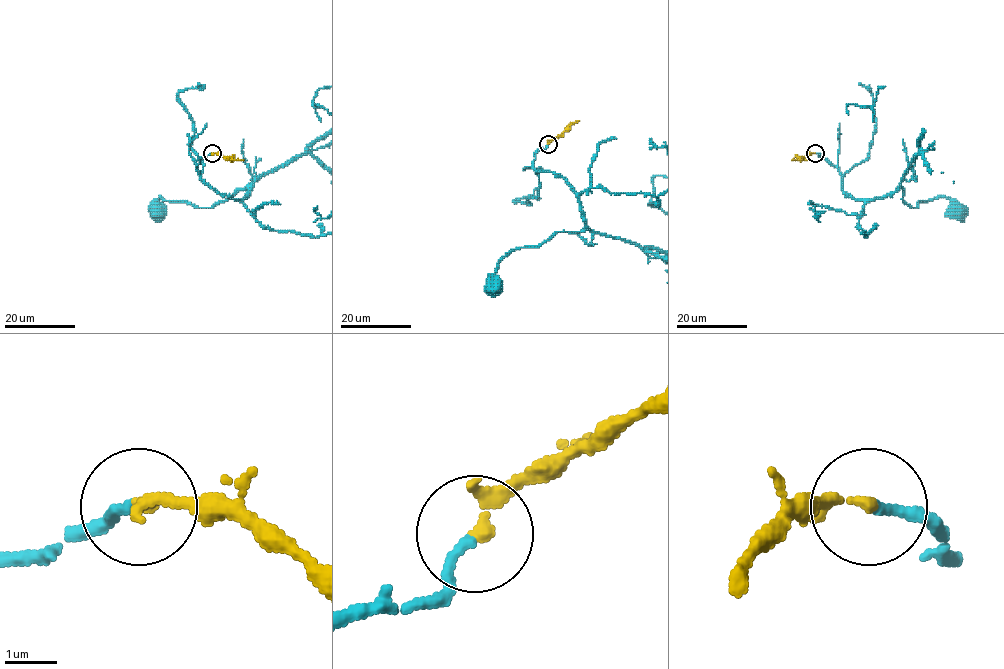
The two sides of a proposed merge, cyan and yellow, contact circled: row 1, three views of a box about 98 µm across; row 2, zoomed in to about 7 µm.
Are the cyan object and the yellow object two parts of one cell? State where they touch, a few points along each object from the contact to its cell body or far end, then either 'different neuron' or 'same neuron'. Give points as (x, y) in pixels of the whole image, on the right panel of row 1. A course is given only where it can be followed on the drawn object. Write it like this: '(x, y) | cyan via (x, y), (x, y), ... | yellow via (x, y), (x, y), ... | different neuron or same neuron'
(815, 153) | cyan via (815, 153), (836, 167), (851, 196), (881, 198), (902, 188), (912, 208), (943, 196), (956, 211) | yellow via (815, 153), (792, 160) | same neuron

